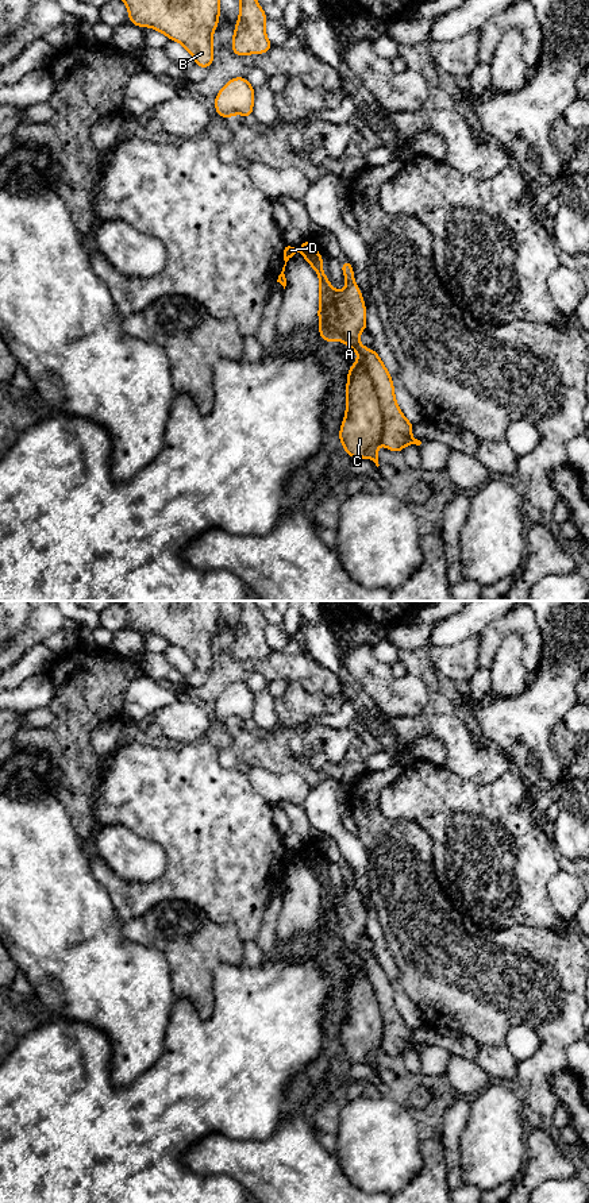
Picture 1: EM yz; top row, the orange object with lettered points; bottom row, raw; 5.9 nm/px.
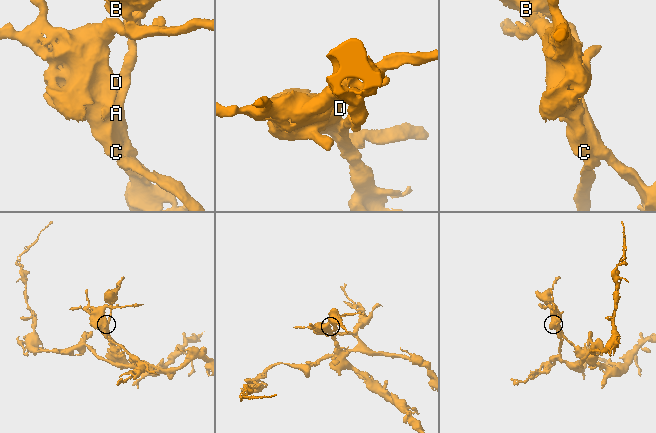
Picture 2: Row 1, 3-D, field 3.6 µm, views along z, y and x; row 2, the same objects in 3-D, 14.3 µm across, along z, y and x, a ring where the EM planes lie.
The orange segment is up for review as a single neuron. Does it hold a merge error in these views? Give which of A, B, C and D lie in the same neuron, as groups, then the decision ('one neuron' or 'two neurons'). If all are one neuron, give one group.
A B / C D | two neurons

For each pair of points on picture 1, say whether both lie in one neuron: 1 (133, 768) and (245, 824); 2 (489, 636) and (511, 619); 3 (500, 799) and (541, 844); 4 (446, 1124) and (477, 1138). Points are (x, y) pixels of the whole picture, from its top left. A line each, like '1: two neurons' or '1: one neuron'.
1: one neuron
2: one neuron
3: one neuron
4: two neurons

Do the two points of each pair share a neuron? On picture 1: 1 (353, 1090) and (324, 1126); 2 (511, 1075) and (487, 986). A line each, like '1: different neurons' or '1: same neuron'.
1: same neuron
2: different neurons

